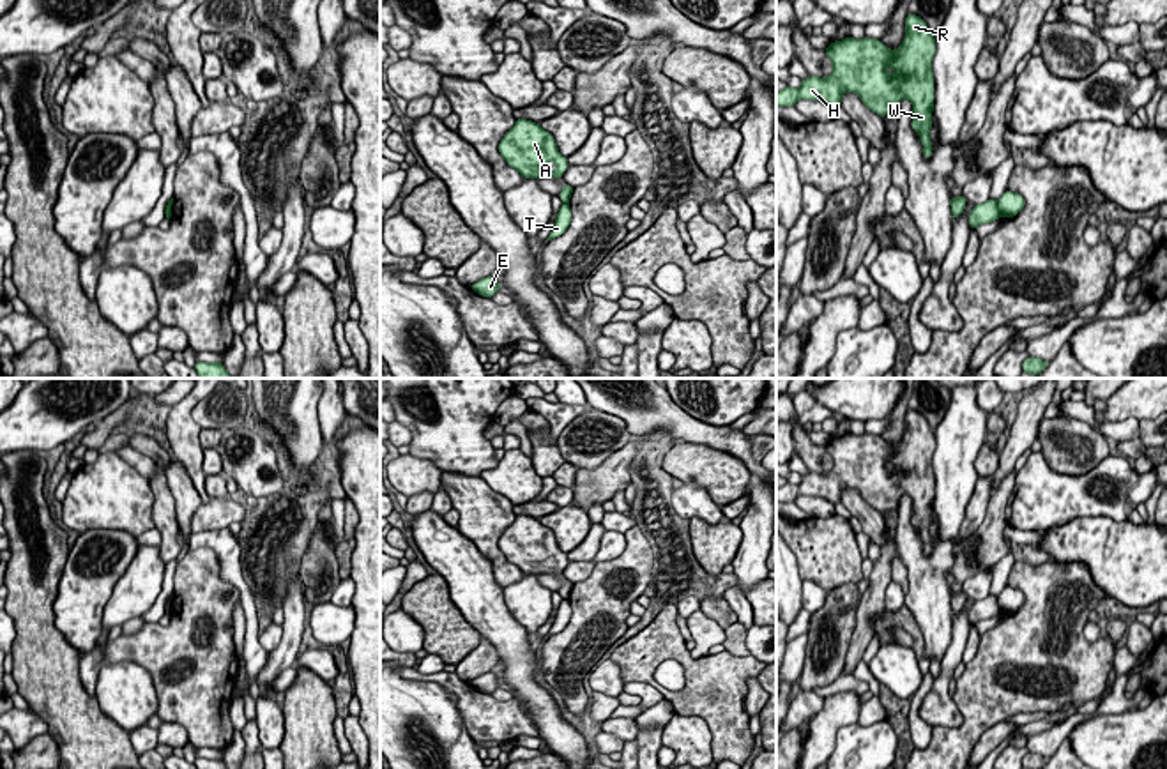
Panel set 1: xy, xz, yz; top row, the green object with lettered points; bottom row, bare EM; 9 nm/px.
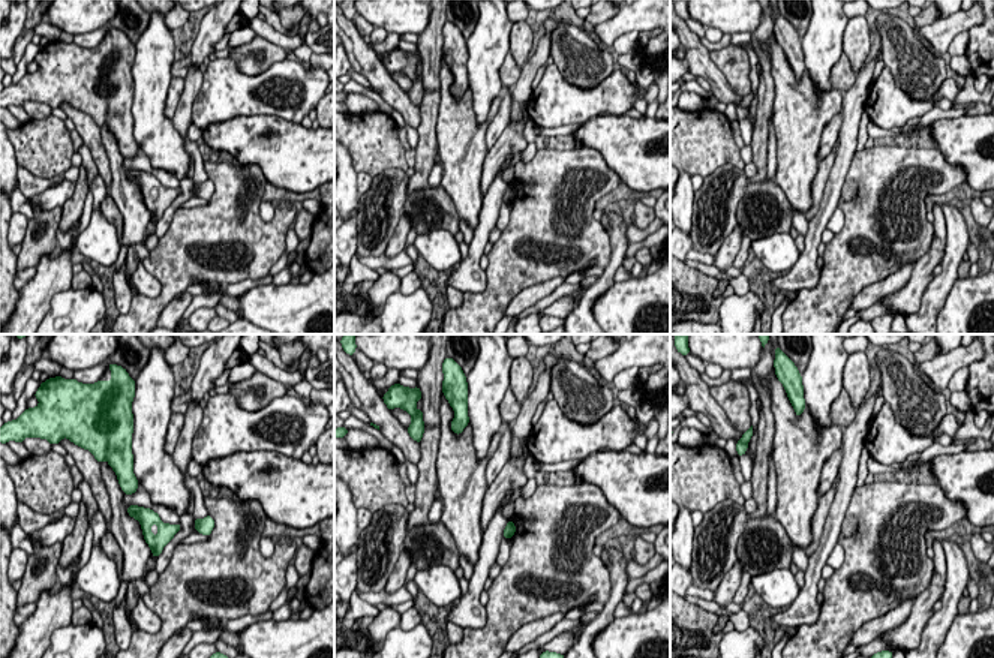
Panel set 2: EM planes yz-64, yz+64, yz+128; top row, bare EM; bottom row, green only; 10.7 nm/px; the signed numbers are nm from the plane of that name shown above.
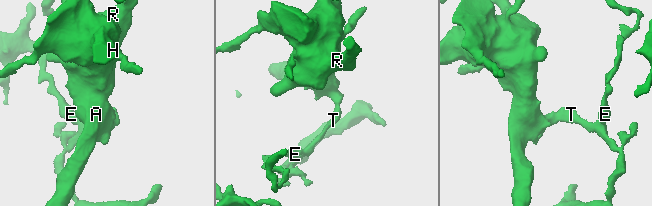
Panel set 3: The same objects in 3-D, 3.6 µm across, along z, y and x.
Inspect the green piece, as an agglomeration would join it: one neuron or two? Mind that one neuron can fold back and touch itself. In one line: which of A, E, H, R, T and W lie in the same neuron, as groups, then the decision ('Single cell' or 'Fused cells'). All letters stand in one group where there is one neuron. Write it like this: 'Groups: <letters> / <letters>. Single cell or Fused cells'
Groups: A H R W / E T. Fused cells

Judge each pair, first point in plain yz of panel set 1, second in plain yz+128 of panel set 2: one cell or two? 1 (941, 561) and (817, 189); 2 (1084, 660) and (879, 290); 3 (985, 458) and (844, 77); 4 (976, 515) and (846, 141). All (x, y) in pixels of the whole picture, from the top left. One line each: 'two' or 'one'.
1: two
2: two
3: one
4: two

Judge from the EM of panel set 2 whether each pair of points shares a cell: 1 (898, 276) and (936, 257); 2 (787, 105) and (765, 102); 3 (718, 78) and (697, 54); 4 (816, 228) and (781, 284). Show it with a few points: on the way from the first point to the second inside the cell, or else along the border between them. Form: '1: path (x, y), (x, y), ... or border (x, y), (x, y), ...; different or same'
1: border (915, 264), (910, 278), (897, 291); different
2: border (769, 69), (774, 92), (772, 116); different
3: path (712, 72), (700, 60); same
4: path (811, 243), (807, 263), (796, 273); same

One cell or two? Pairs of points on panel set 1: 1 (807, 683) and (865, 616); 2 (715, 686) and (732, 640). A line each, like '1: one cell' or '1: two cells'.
1: two cells
2: two cells

